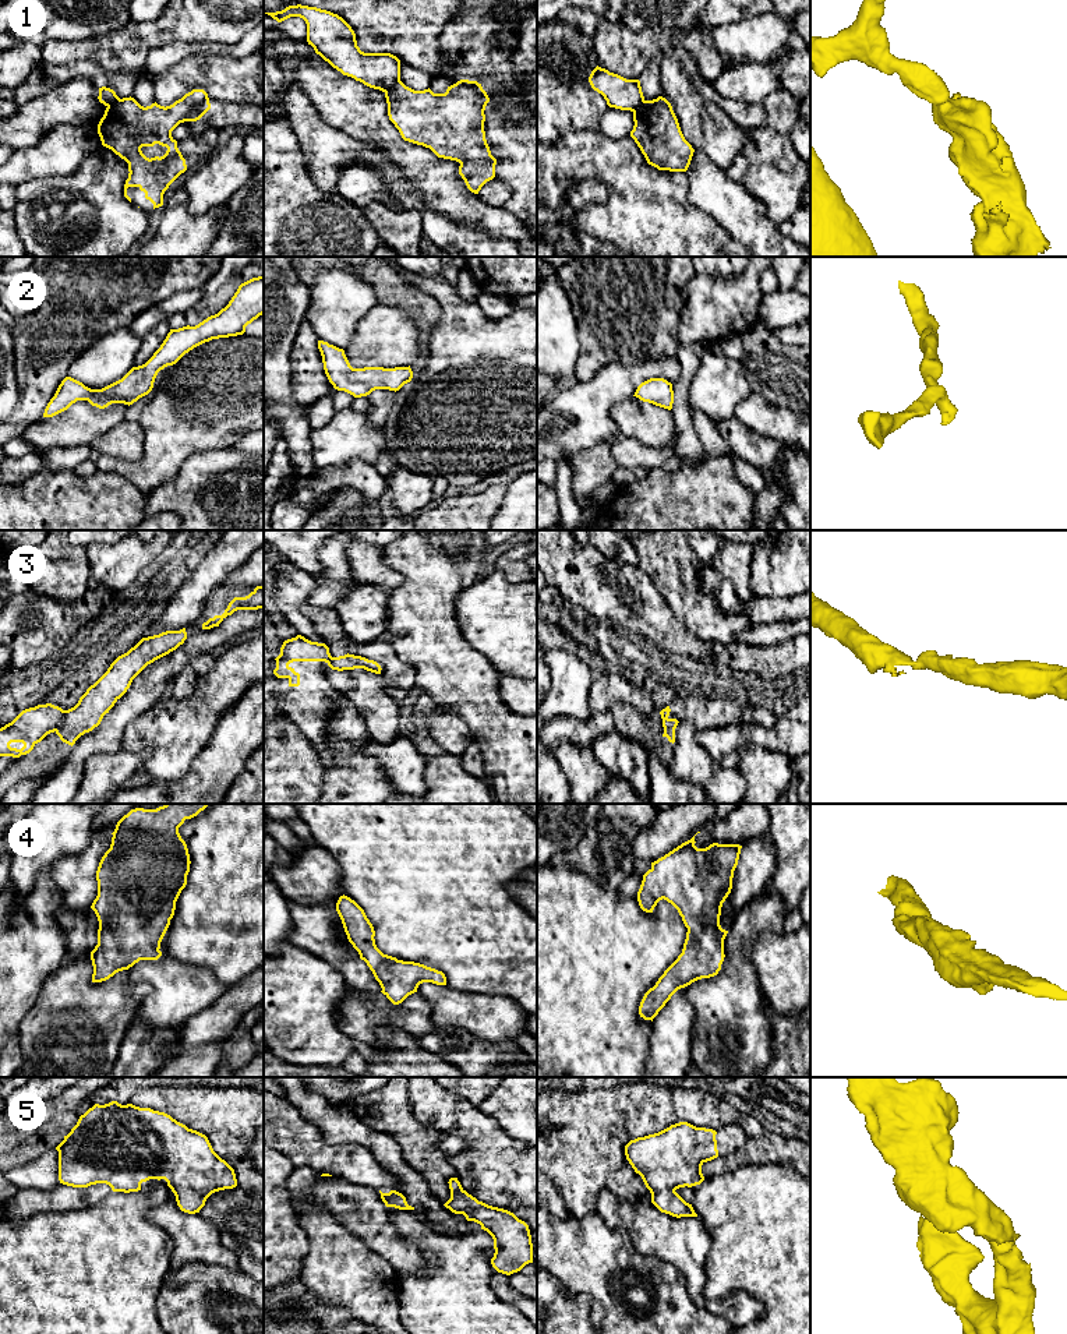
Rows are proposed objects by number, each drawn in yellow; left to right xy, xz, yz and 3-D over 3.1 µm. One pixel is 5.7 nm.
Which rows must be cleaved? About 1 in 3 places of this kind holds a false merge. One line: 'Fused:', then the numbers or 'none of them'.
Fused: 1, 3

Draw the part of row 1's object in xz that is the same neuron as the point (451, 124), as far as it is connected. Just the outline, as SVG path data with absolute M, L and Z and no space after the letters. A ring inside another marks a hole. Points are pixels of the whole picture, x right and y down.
M460 80L445 93L414 91L402 81L385 91L389 120L404 141L460 163L459 174L478 194L495 177L497 159L485 140L487 92L477 81Z

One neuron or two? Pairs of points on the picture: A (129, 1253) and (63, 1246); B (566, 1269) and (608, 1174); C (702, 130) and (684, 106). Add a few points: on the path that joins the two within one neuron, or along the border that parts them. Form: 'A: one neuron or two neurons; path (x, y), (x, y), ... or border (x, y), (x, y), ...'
A: one neuron; path (112, 1253), (80, 1253)
B: two neurons; border (569, 1211), (576, 1217), (596, 1214)
C: one neuron; path (702, 124), (689, 112)

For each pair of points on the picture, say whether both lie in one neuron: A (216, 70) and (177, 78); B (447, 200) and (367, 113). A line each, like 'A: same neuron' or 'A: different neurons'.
A: same neuron
B: same neuron

